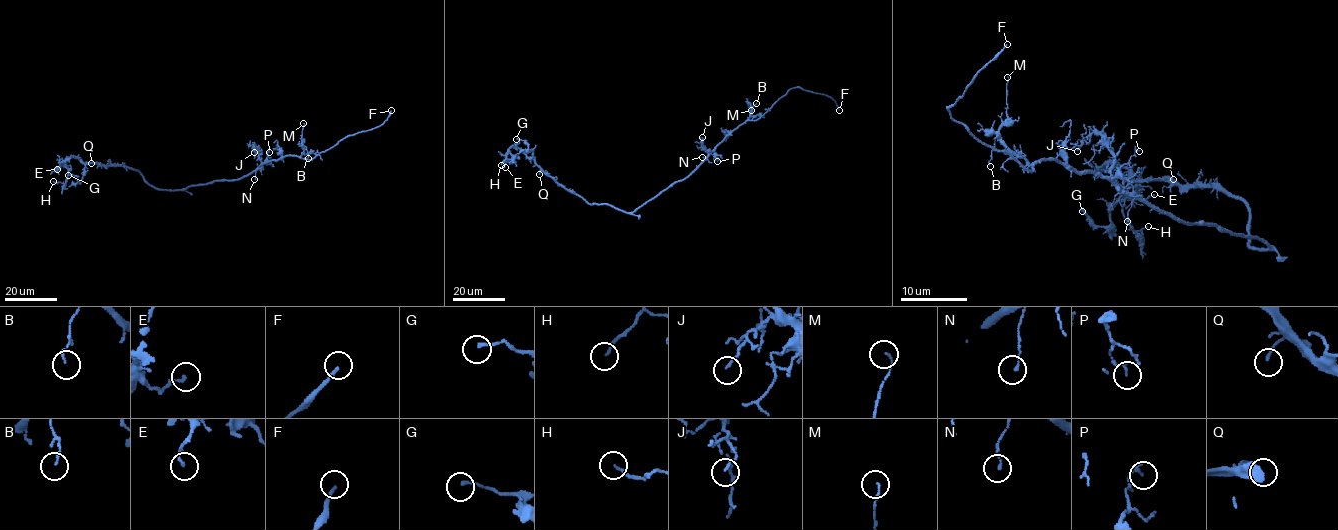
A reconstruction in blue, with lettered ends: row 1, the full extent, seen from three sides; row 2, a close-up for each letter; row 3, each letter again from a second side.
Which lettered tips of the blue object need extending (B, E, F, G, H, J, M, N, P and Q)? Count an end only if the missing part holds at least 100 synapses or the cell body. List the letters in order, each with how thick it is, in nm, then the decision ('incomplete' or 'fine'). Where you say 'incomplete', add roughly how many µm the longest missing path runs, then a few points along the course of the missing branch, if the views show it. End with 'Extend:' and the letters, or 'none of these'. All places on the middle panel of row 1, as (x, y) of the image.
B: 110 nm | fine
E: 170 nm | fine
F: 160 nm | incomplete | 15 µm | (839, 110), (856, 126), (864, 126)
G: 140 nm | fine
H: 140 nm | fine
J: 110 nm | fine
M: 100 nm | fine
N: 120 nm | fine
P: 140 nm | fine
Q: 150 nm | fine
Extend: F

